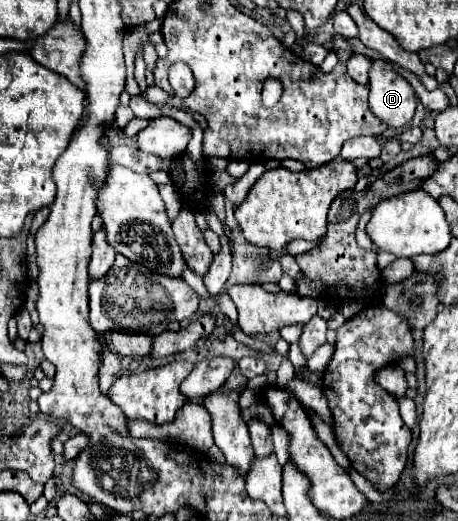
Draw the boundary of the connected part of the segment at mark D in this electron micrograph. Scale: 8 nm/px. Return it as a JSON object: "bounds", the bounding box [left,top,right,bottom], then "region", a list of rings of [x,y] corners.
{"bounds":[370,59,418,127],"region":[[[382,59],[372,61],[370,71],[370,109],[390,127],[406,127],[416,111],[418,99],[412,85],[396,75]]]}

